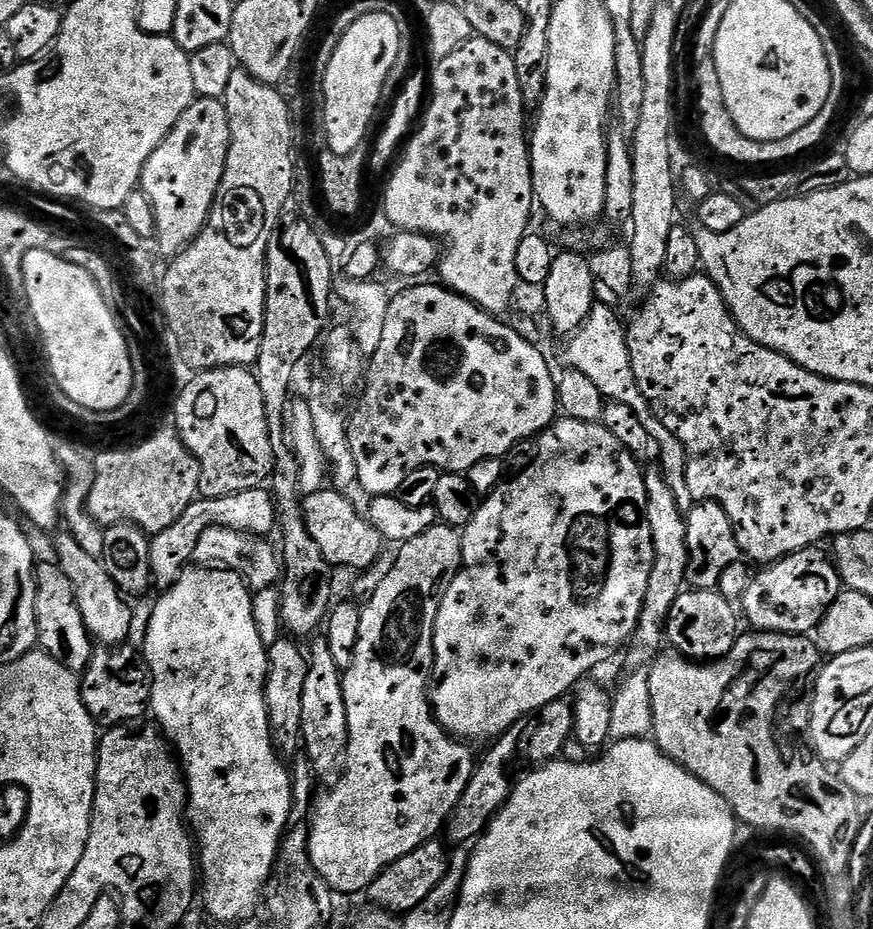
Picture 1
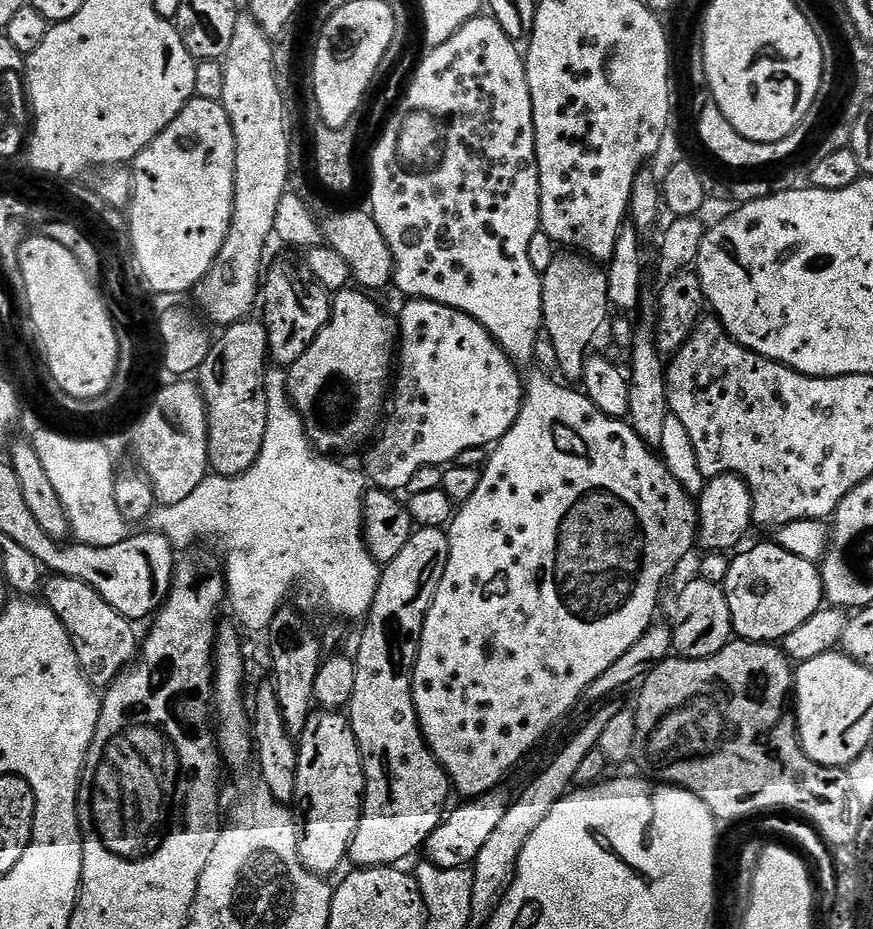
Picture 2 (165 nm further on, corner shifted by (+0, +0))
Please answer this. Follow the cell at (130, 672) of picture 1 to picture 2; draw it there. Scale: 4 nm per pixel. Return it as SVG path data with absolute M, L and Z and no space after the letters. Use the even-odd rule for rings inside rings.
M69 576L51 577L52 581L45 583L42 596L48 607L56 611L56 615L66 626L76 645L76 656L85 676L96 686L107 686L125 671L137 659L138 636L133 621L127 620L114 606L110 606L94 589L81 580Z

